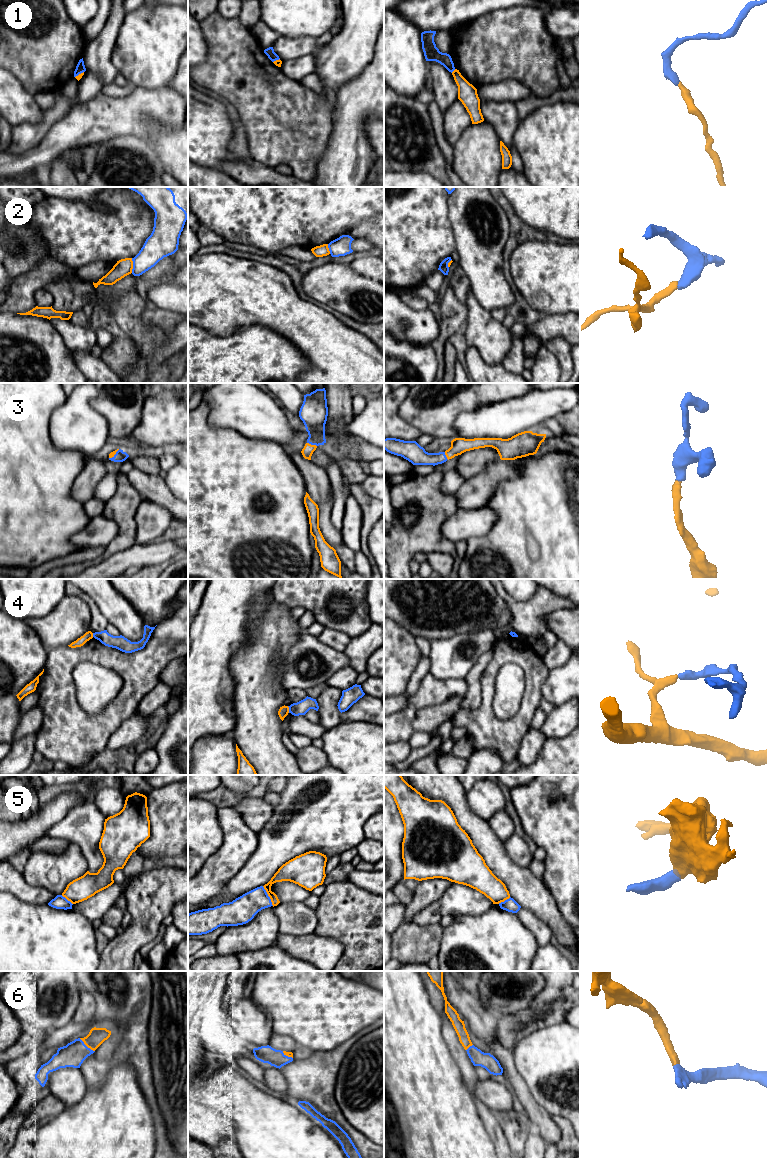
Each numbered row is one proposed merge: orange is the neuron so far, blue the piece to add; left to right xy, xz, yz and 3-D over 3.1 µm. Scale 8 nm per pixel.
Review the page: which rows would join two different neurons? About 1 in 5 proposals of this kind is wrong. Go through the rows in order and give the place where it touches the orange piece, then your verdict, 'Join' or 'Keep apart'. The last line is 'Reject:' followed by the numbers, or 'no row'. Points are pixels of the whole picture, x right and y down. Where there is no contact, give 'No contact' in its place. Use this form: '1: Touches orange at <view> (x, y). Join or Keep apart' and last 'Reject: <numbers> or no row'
1: Touches orange at yz (454, 70). Join
2: Touches orange at xy (132, 265). Keep apart
3: Touches orange at xz (312, 445). Join
4: Touches orange at xz (288, 709). Keep apart
5: Touches orange at xz (268, 895). Keep apart
6: Touches orange at xy (87, 1046). Join
Reject: 2, 4, 5

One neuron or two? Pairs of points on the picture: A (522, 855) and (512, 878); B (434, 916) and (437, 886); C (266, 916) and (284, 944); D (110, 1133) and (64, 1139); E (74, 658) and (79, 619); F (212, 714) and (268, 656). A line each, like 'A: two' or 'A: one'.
A: two
B: two
C: two
D: one
E: two
F: two

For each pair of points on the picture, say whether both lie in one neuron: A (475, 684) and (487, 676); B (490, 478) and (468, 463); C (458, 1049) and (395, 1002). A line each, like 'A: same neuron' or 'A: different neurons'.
A: different neurons
B: different neurons
C: different neurons

